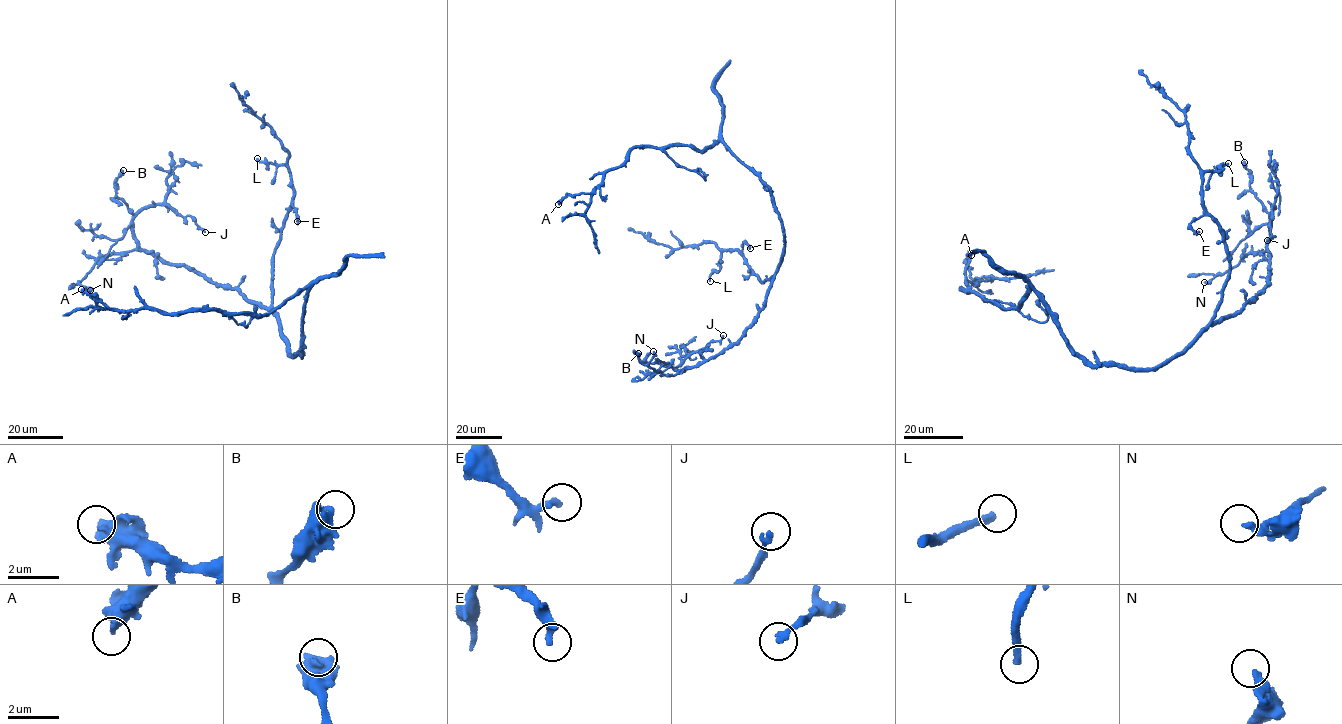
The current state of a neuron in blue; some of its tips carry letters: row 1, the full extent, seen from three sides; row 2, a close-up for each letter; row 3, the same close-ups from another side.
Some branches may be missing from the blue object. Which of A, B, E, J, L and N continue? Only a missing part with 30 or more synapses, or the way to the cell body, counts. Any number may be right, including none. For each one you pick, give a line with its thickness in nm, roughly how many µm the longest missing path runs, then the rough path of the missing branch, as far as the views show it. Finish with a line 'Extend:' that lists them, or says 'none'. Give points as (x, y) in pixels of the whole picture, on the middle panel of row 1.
L: 320 nm | 35 µm | (710, 281), (712, 298), (706, 304), (692, 301), (686, 294), (688, 282)
Extend: L

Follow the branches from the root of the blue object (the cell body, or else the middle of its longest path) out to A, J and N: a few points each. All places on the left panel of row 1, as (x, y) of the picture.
A: (301, 355), (307, 287), (268, 314), (256, 316), (215, 310), (167, 313), (142, 308), (111, 310), (81, 289)
J: (301, 355), (286, 351), (271, 311), (143, 250), (132, 218), (166, 205), (205, 232)
N: (301, 355), (286, 351), (271, 311), (185, 265), (170, 265), (143, 250), (99, 255), (79, 282), (90, 290)

